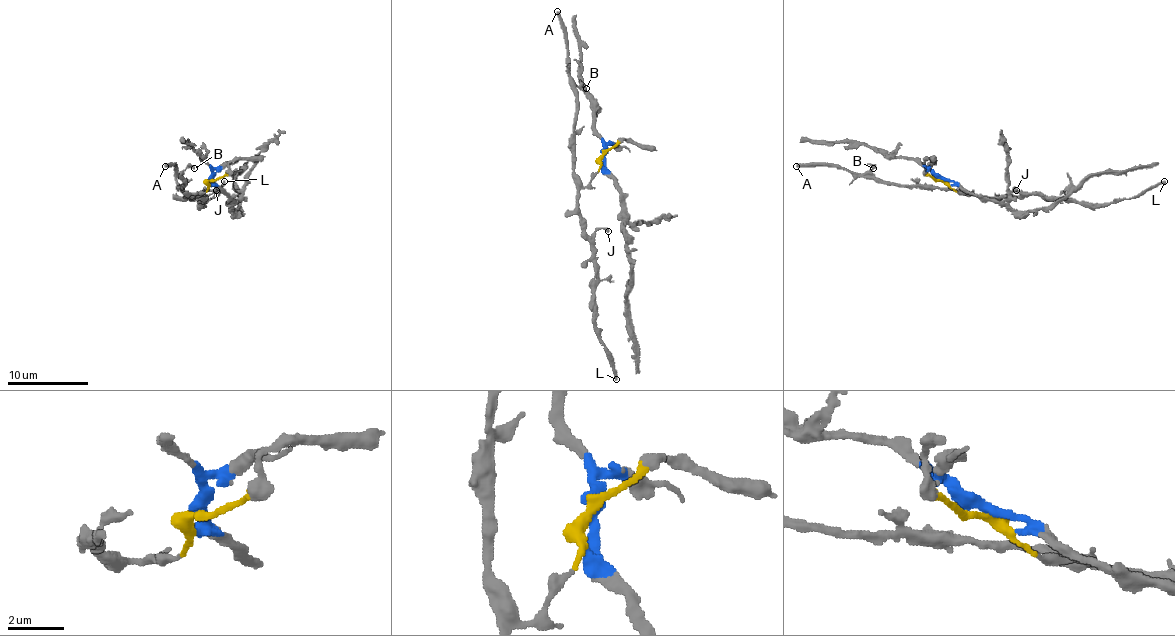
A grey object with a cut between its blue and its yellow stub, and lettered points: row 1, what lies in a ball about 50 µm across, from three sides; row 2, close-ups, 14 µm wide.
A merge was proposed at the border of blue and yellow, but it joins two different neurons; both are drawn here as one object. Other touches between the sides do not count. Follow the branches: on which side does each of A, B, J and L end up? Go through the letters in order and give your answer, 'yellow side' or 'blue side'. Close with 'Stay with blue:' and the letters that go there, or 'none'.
A: yellow side
B: yellow side
J: yellow side
L: yellow side
Stay with blue: none

